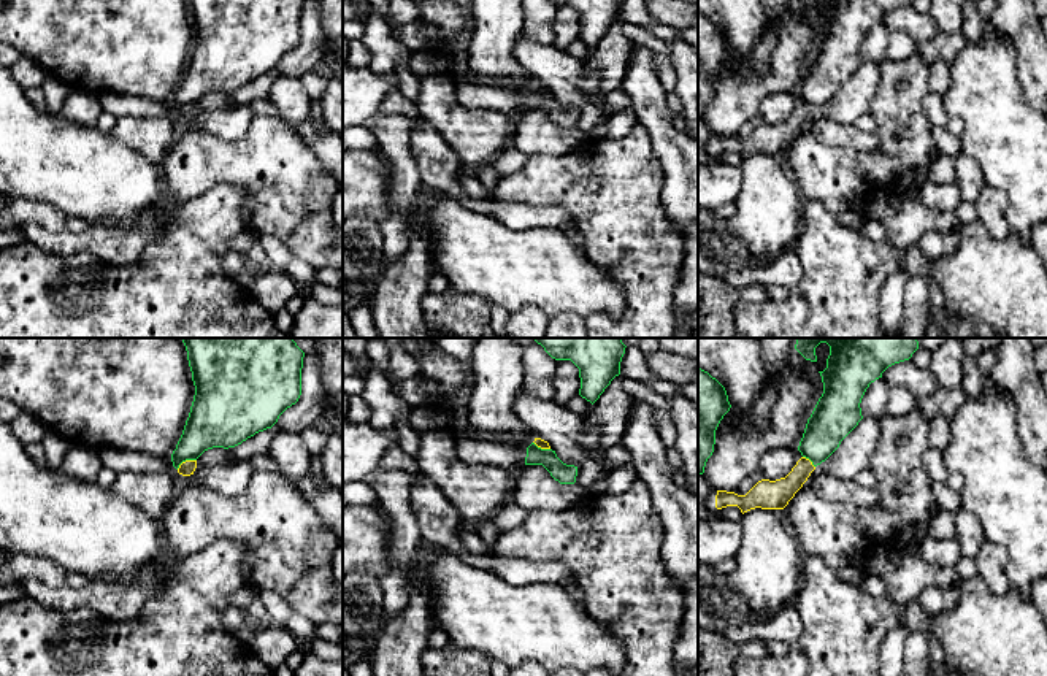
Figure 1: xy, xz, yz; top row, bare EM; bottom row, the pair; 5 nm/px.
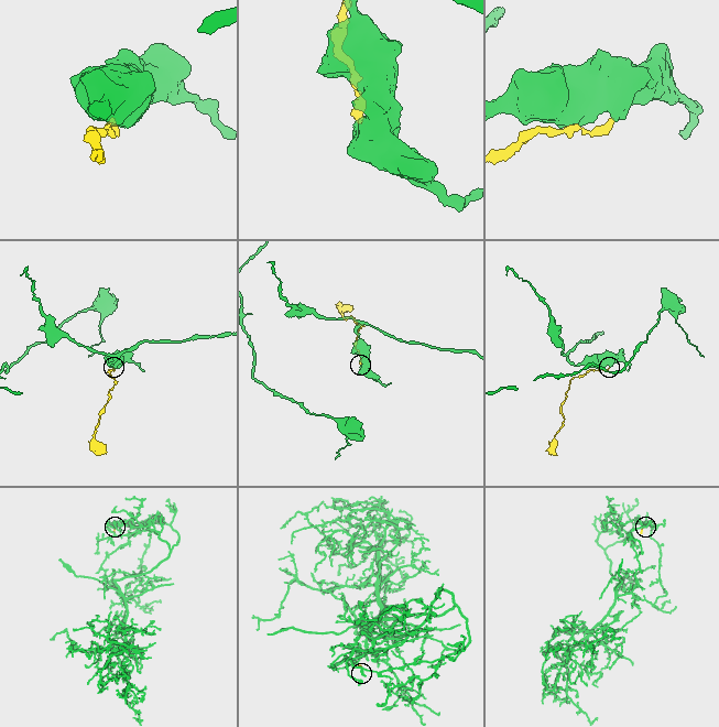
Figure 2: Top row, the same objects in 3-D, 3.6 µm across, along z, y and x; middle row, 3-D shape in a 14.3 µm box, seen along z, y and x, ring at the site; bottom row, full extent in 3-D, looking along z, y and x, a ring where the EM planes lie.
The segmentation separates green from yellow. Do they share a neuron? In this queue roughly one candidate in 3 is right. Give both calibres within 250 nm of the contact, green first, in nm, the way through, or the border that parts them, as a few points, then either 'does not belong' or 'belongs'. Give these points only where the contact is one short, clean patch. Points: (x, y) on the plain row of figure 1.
calibres 280 and 80 nm; border xy (195, 103), (186, 103), (176, 113); does not belong

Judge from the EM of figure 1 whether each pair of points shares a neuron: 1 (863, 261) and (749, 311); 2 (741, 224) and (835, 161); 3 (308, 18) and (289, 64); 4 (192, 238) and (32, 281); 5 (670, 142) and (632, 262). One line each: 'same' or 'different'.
1: same
2: different
3: same
4: same
5: different

